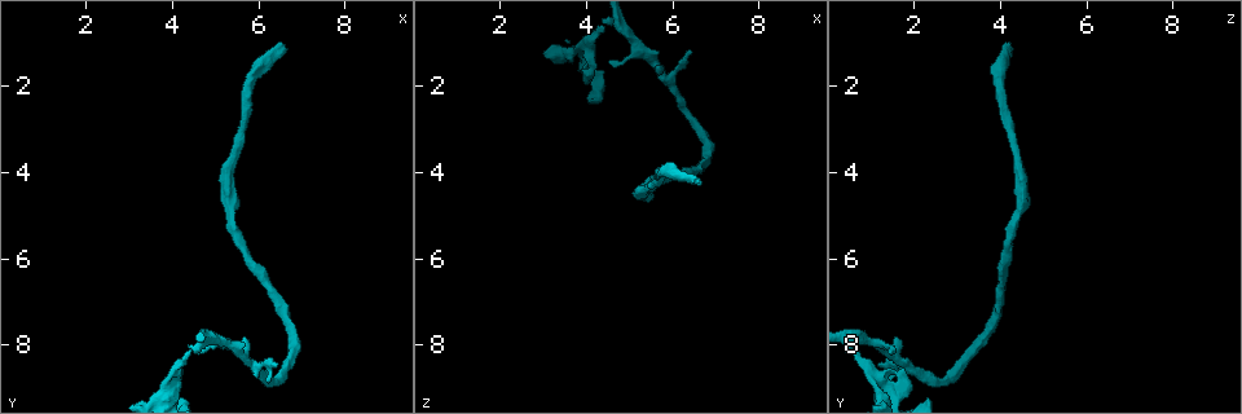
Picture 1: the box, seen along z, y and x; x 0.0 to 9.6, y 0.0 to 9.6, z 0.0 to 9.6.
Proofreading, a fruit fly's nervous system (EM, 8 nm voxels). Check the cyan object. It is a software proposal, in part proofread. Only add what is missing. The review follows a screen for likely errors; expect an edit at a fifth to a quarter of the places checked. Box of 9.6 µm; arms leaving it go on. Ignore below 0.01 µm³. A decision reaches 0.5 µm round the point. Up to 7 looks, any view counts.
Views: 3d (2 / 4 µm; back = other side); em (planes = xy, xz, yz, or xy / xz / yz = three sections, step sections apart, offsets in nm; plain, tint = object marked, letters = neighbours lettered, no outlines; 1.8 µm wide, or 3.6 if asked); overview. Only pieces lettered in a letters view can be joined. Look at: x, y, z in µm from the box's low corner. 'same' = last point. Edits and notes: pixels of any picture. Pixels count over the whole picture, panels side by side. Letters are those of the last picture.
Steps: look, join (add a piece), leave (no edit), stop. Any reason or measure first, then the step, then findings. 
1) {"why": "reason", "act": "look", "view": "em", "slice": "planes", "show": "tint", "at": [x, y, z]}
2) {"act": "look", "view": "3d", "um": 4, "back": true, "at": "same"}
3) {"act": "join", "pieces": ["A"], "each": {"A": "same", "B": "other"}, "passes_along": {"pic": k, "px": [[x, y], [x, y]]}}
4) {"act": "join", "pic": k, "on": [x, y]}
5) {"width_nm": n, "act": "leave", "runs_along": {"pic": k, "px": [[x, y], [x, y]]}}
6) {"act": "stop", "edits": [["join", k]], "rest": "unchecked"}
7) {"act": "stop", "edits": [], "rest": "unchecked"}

{"why": "free end", "act": "look", "view": "em", "slice": "planes", "show": "letters", "at": [4.10, 8.65, 1.65]}

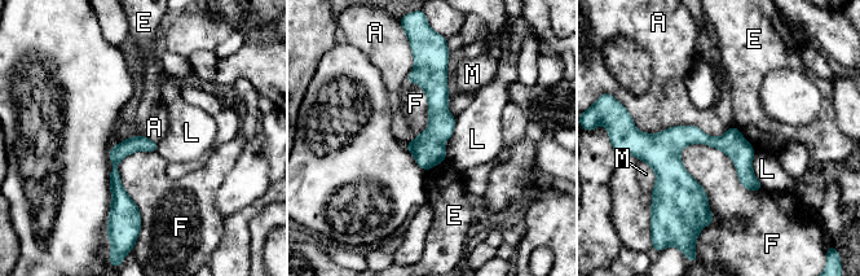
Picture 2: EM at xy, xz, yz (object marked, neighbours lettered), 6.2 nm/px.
{"act": "leave", "each": {"A": "other", "E": "other", "F": "other", "L": "other", "M": "other"}, "border": {"pic": 2, "px": [[634, 123], [728, 128]]}, "found": "none of them fits"}

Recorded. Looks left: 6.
{"why": "arms part here", "act": "look", "view": "em", "slice": "planes", "show": "letters", "at": [5.95, 8.45, 1.90]}

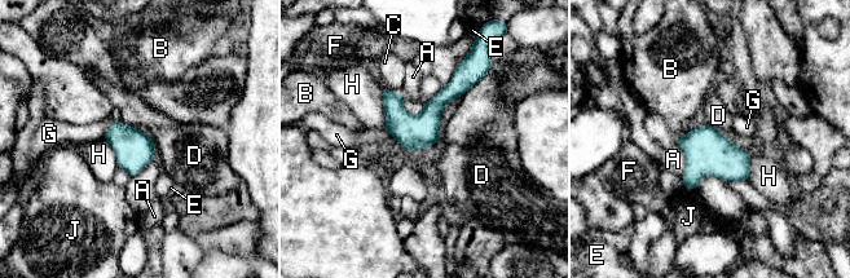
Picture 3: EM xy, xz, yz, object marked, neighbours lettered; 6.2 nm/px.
{"width_nm": 220, "act": "leave", "each": {"A": "other", "B": "other", "C": "other", "D": "other", "E": "other", "F": "other", "G": "other", "H": "other", "J": "other"}, "found": "no lettered piece goes on from it"}

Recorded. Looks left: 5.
{"why": "free end", "act": "look", "view": "em", "slice": "planes", "show": "letters", "at": [6.60, 1.10, 4.20]}

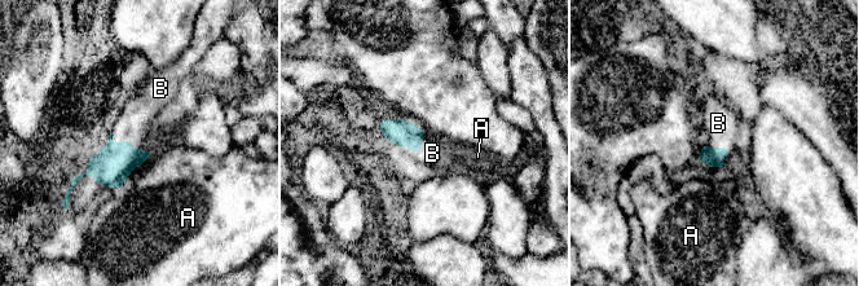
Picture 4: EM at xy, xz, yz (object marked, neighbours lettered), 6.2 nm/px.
{"act": "join", "pieces": ["B"], "each": {"A": "other", "B": "same"}, "passes_along": {"pic": 4, "px": [[111, 166], [126, 140], [136, 118]]}, "found": "it goes on there"}

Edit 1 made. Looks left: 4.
{"act": "stop", "edits": [["join", 4]], "rest": "unchecked"}

